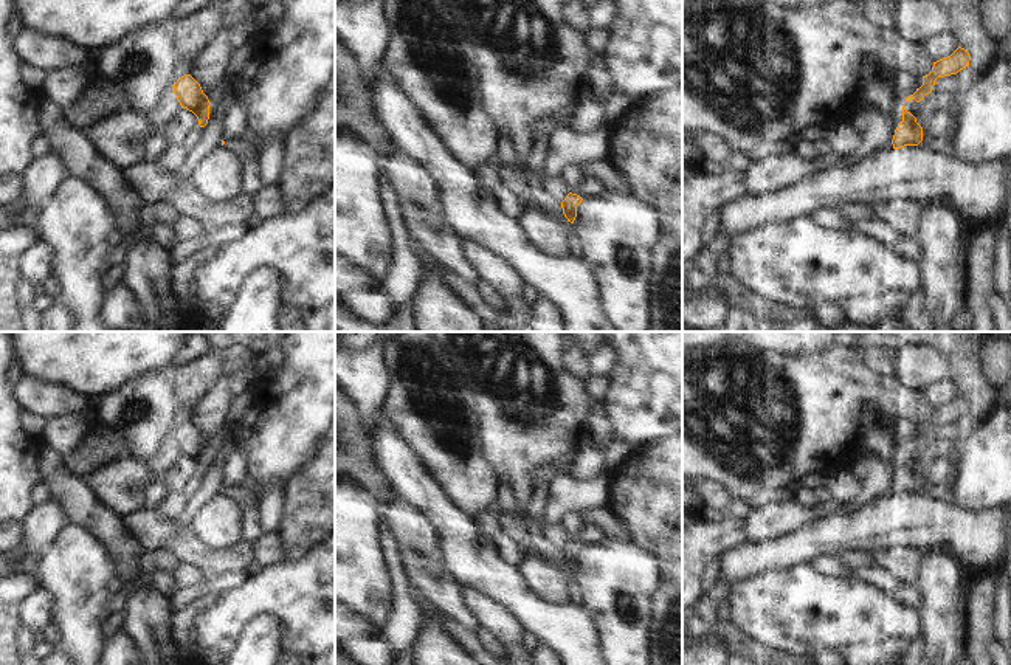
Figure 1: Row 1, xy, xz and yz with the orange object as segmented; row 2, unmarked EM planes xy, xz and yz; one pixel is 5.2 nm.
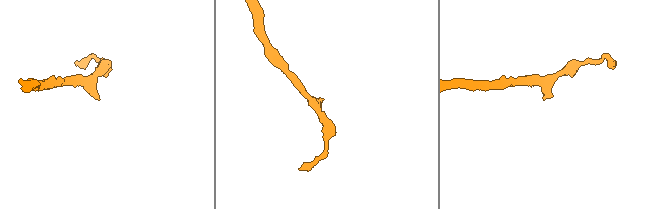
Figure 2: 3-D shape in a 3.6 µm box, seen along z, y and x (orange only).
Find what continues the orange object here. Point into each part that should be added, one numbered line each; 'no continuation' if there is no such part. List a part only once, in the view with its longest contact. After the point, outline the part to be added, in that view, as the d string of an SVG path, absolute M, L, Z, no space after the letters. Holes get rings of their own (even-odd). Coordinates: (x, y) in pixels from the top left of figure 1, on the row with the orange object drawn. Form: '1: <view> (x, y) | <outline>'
no continuation

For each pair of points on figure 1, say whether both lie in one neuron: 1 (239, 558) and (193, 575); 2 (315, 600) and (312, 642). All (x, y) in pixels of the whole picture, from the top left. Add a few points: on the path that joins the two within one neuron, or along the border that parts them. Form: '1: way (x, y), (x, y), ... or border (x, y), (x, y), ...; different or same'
1: border (177, 563), (197, 565), (207, 578); different
2: way (315, 611), (315, 631); same

